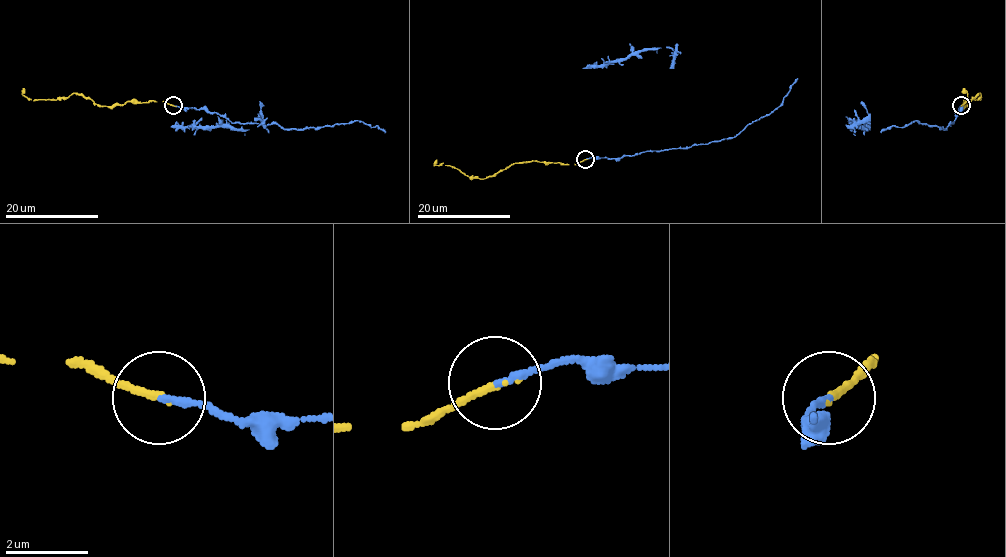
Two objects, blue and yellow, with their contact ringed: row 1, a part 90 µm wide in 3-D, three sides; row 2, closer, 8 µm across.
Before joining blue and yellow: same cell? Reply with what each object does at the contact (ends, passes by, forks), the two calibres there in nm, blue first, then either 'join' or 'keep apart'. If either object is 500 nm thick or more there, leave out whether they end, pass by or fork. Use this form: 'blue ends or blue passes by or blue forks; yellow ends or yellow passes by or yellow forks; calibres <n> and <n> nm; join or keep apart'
blue ends; yellow ends; calibres 180 and 170 nm; join

